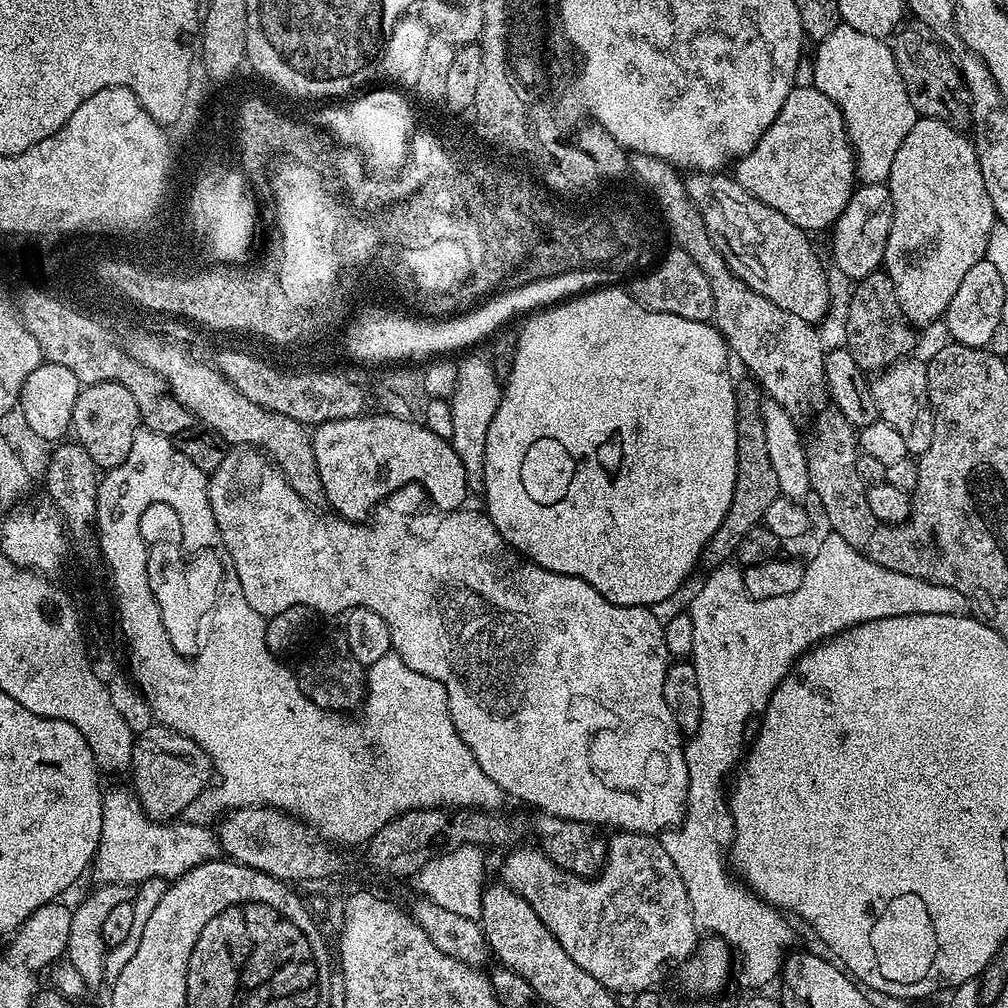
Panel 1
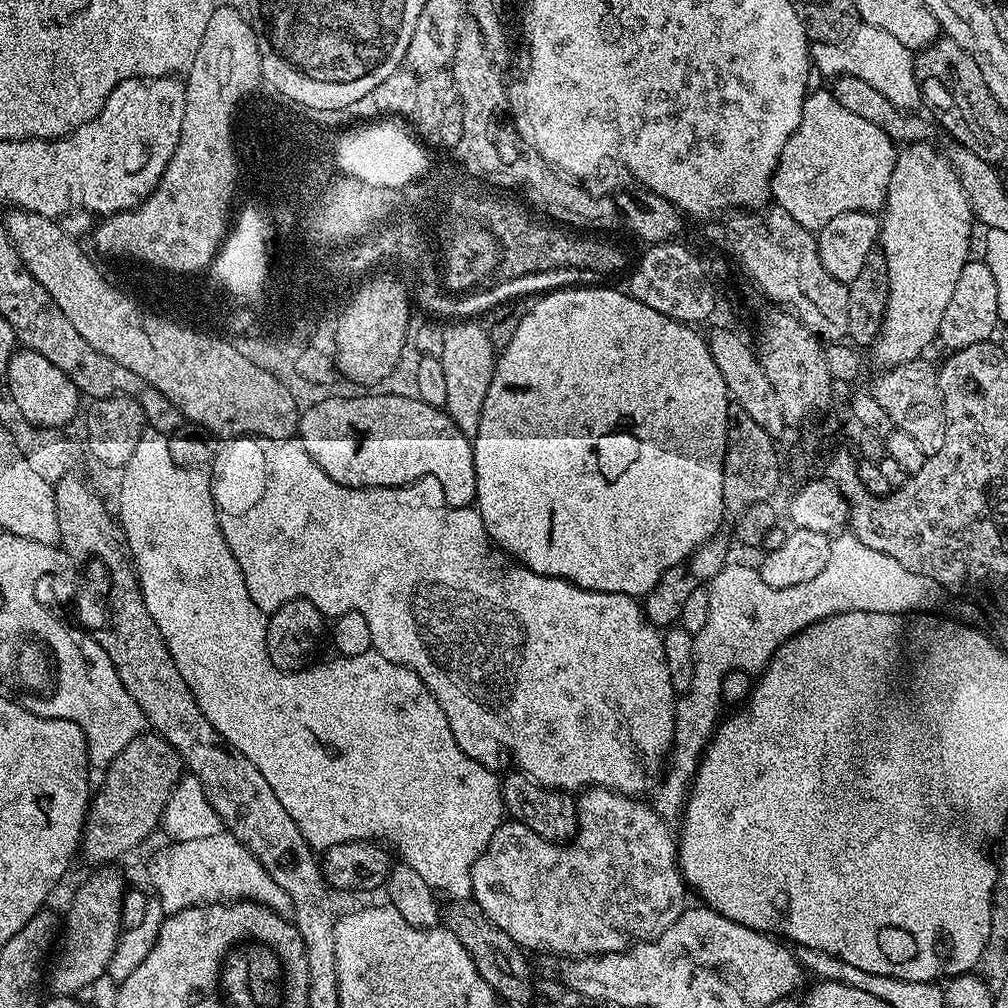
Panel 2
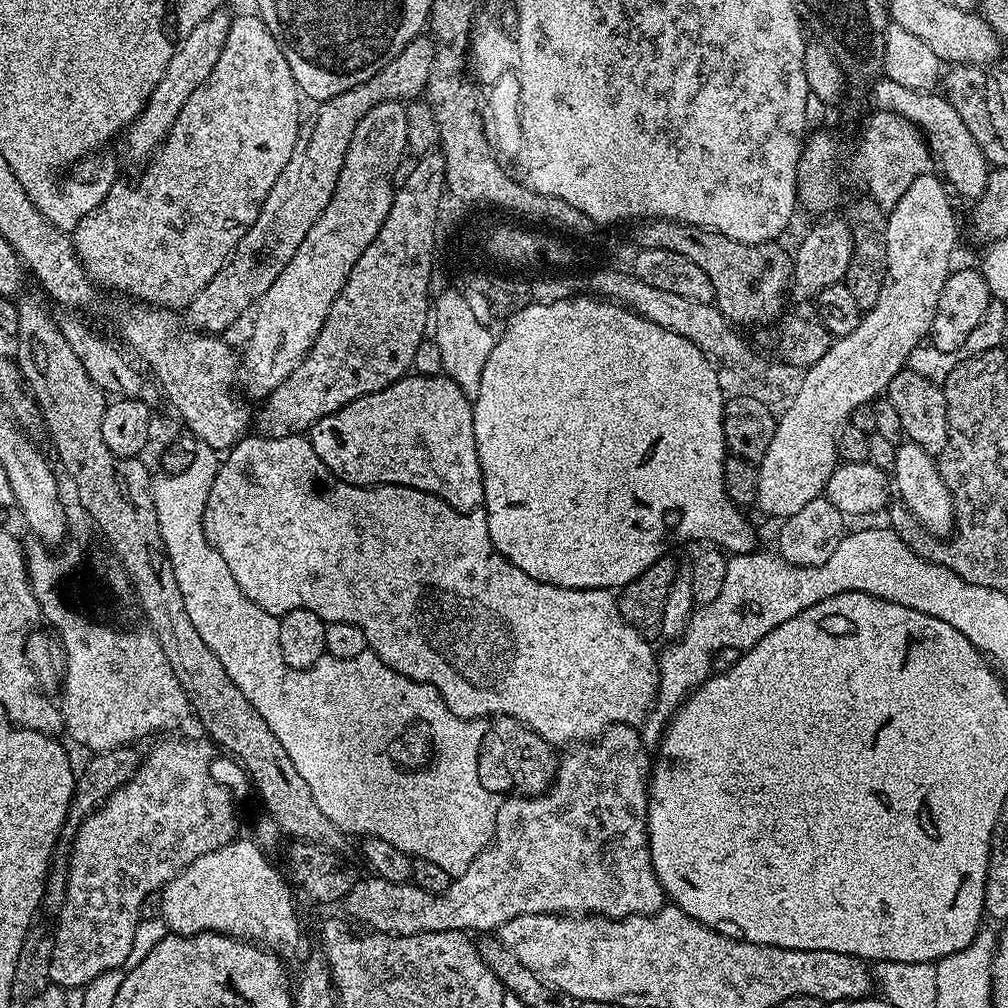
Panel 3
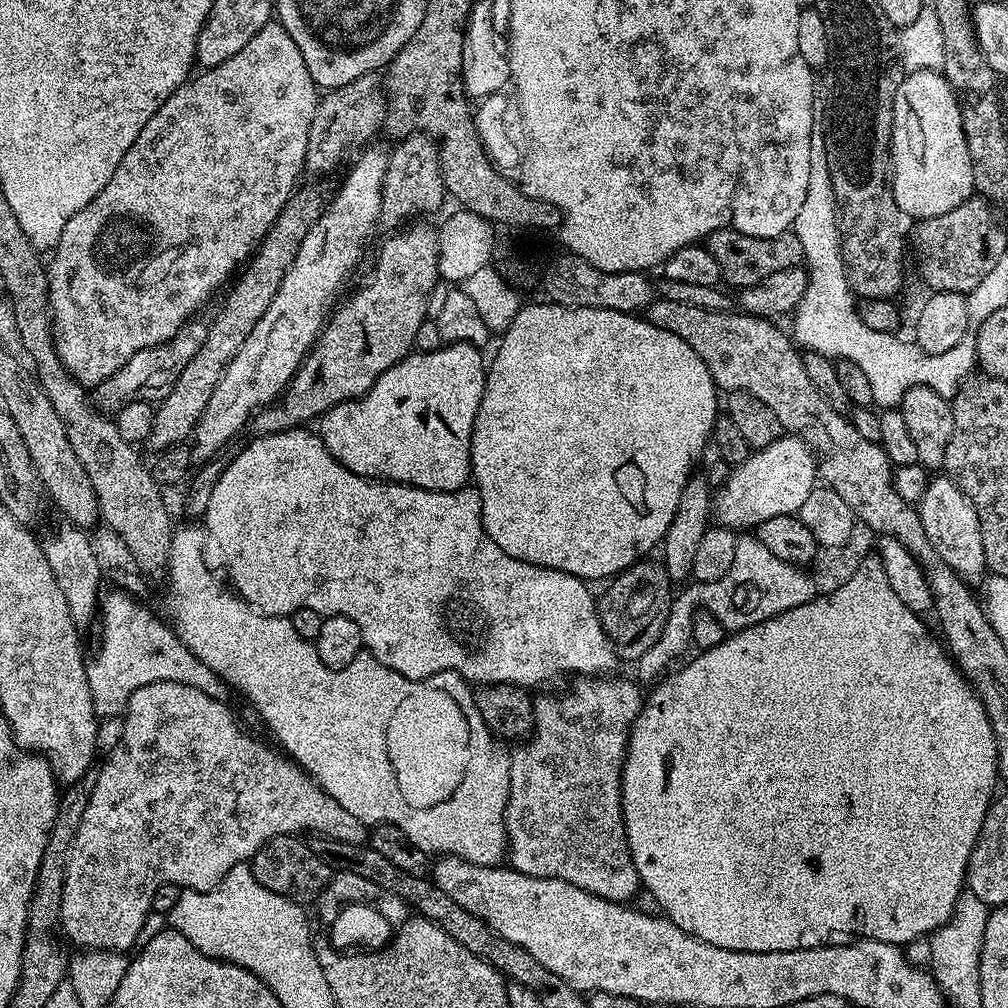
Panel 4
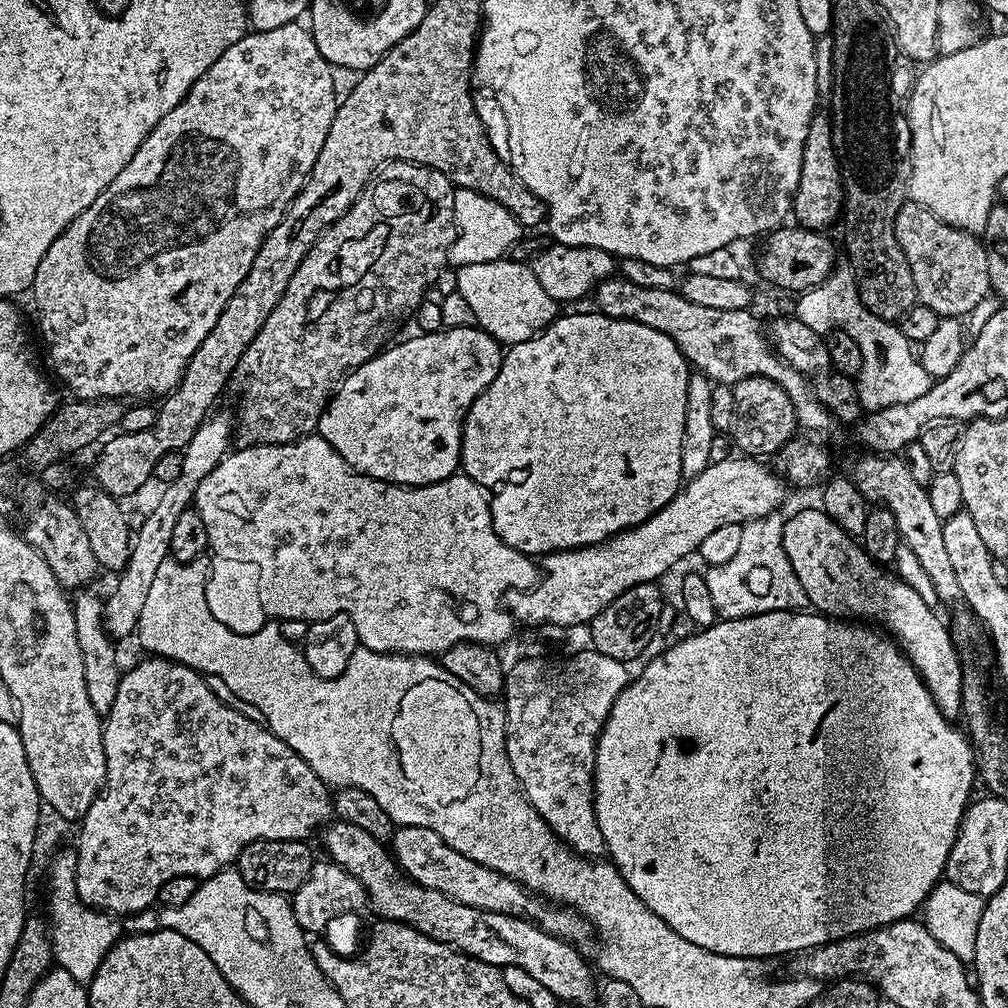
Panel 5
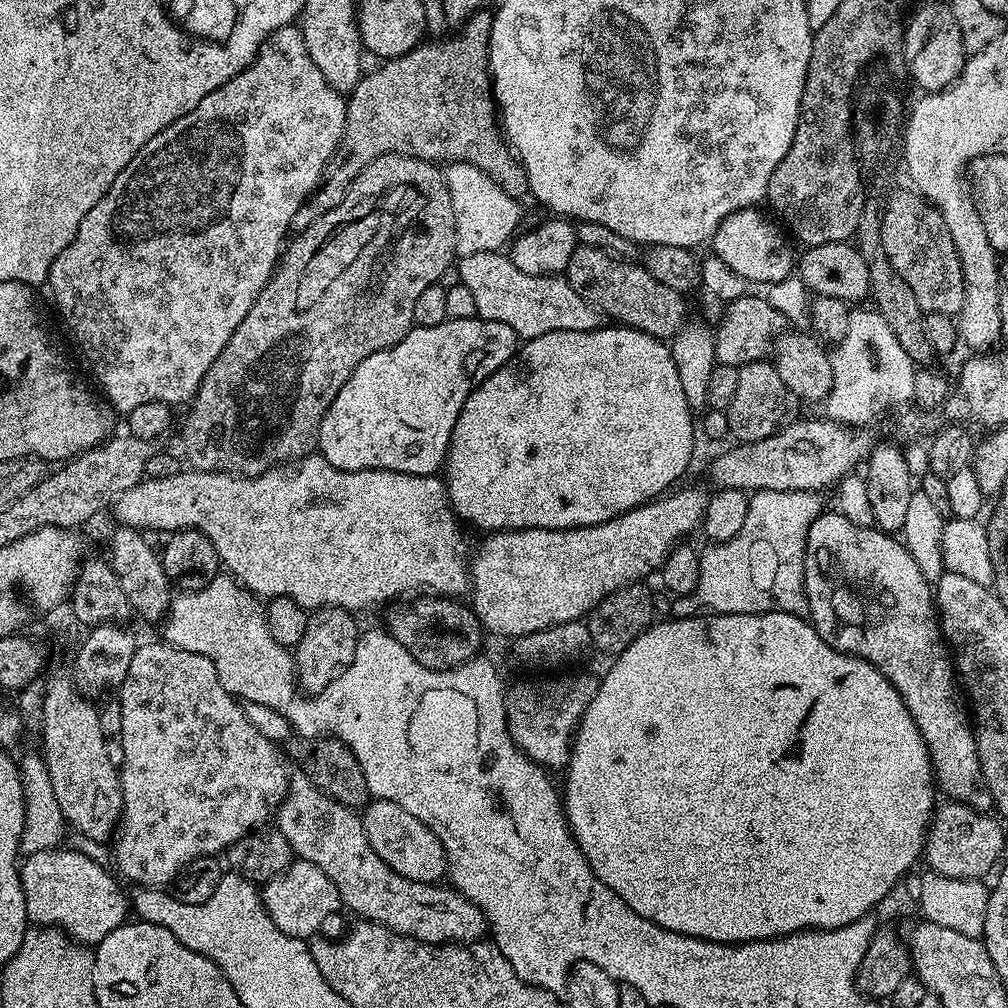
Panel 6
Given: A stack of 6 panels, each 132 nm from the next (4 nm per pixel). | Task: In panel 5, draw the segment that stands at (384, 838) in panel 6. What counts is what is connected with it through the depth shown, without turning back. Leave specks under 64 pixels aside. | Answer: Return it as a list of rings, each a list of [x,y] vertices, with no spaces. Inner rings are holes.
[[[422,826],[397,827],[392,833],[390,851],[405,876],[430,890],[438,890],[454,898],[454,902],[478,906],[482,910],[494,910],[498,914],[522,916],[525,920],[539,924],[548,935],[558,936],[567,942],[579,942],[578,940],[590,932],[584,917],[572,909],[553,906],[502,873],[474,862],[474,858],[466,858],[466,854],[458,854],[458,850],[454,850],[454,846],[434,834],[434,830]]]

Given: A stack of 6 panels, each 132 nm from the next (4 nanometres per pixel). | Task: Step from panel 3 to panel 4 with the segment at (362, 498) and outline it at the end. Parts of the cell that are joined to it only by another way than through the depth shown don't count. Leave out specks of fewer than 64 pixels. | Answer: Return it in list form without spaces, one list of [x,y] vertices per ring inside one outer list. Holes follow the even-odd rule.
[[[307,427],[292,428],[289,432],[279,432],[273,436],[256,436],[252,441],[241,450],[235,457],[229,459],[226,470],[218,478],[218,486],[214,486],[214,495],[210,498],[210,506],[207,514],[202,517],[203,527],[206,529],[206,536],[209,541],[216,543],[216,548],[220,551],[220,556],[224,559],[224,564],[228,567],[228,576],[233,580],[235,591],[239,593],[242,599],[249,606],[256,609],[257,612],[264,613],[265,616],[283,616],[291,617],[292,613],[309,608],[316,611],[320,616],[345,616],[350,618],[350,622],[358,622],[358,626],[362,630],[362,638],[364,639],[364,648],[378,661],[382,666],[386,666],[390,670],[394,670],[398,674],[405,676],[407,680],[425,680],[439,672],[456,672],[463,680],[468,681],[472,686],[487,686],[489,684],[513,684],[516,688],[525,690],[533,690],[539,684],[544,684],[547,680],[556,680],[559,676],[568,676],[571,672],[577,672],[575,675],[580,678],[596,678],[601,674],[608,674],[615,664],[618,664],[618,657],[615,648],[608,640],[608,636],[602,630],[602,622],[600,621],[600,613],[598,611],[597,601],[592,600],[592,592],[587,583],[579,580],[577,576],[566,574],[562,570],[550,570],[542,566],[534,566],[530,562],[522,562],[518,558],[510,558],[510,554],[506,554],[506,550],[502,550],[502,546],[498,546],[498,542],[494,542],[494,538],[490,538],[490,534],[486,534],[484,523],[482,522],[482,502],[480,501],[480,493],[475,487],[465,486],[456,492],[431,492],[430,490],[422,490],[421,488],[411,488],[409,484],[393,484],[391,482],[377,482],[368,479],[367,476],[359,476],[350,470],[346,470],[346,466],[342,466],[330,454],[330,450],[326,450],[323,440],[315,431],[307,432]]]

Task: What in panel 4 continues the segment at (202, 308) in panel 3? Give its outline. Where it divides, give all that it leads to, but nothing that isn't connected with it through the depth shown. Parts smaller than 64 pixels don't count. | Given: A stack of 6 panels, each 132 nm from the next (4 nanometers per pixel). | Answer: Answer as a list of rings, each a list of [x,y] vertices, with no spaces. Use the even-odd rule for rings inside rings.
[[[373,74],[371,76],[363,76],[362,78],[354,78],[354,82],[346,82],[346,86],[338,86],[331,90],[325,91],[323,95],[319,97],[318,103],[316,105],[316,113],[314,114],[314,122],[310,122],[310,138],[308,139],[308,149],[306,150],[306,158],[304,159],[305,169],[310,173],[312,172],[332,172],[340,163],[344,160],[344,155],[348,152],[348,147],[351,144],[363,145],[365,142],[363,140],[368,140],[376,131],[381,131],[384,128],[384,119],[388,116],[388,97],[382,87],[382,80],[379,75]],[[193,318],[181,326],[177,336],[170,338],[164,344],[138,350],[138,354],[134,354],[134,358],[130,358],[126,366],[122,366],[122,370],[110,374],[110,378],[106,378],[91,389],[90,399],[93,405],[105,414],[114,414],[122,410],[122,406],[130,406],[130,402],[159,405],[166,398],[166,394],[174,390],[174,382],[178,382],[182,370],[186,370],[190,358],[194,358],[194,354],[202,350],[202,342],[206,342],[207,333],[208,324],[200,321],[200,318]]]

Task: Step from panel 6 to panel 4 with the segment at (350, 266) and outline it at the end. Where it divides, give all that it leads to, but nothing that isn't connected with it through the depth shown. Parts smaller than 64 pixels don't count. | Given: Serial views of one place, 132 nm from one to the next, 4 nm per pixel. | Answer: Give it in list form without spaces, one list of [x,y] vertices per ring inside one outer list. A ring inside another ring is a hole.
[[[414,132],[403,137],[397,144],[400,145],[396,149],[391,149],[382,186],[384,201],[380,207],[380,224],[384,226],[400,226],[413,218],[423,217],[420,216],[423,212],[436,212],[446,201],[444,170],[440,166],[440,150],[436,147],[436,141],[423,132]]]

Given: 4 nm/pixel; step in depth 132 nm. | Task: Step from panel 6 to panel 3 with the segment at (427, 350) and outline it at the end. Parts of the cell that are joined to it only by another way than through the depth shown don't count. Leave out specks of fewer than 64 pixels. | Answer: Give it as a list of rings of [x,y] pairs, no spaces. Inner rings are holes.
[[[409,374],[374,394],[366,394],[322,418],[310,429],[314,454],[326,462],[328,469],[347,484],[375,486],[397,484],[429,492],[444,500],[454,510],[469,512],[484,502],[484,483],[474,438],[472,400],[449,377]]]

